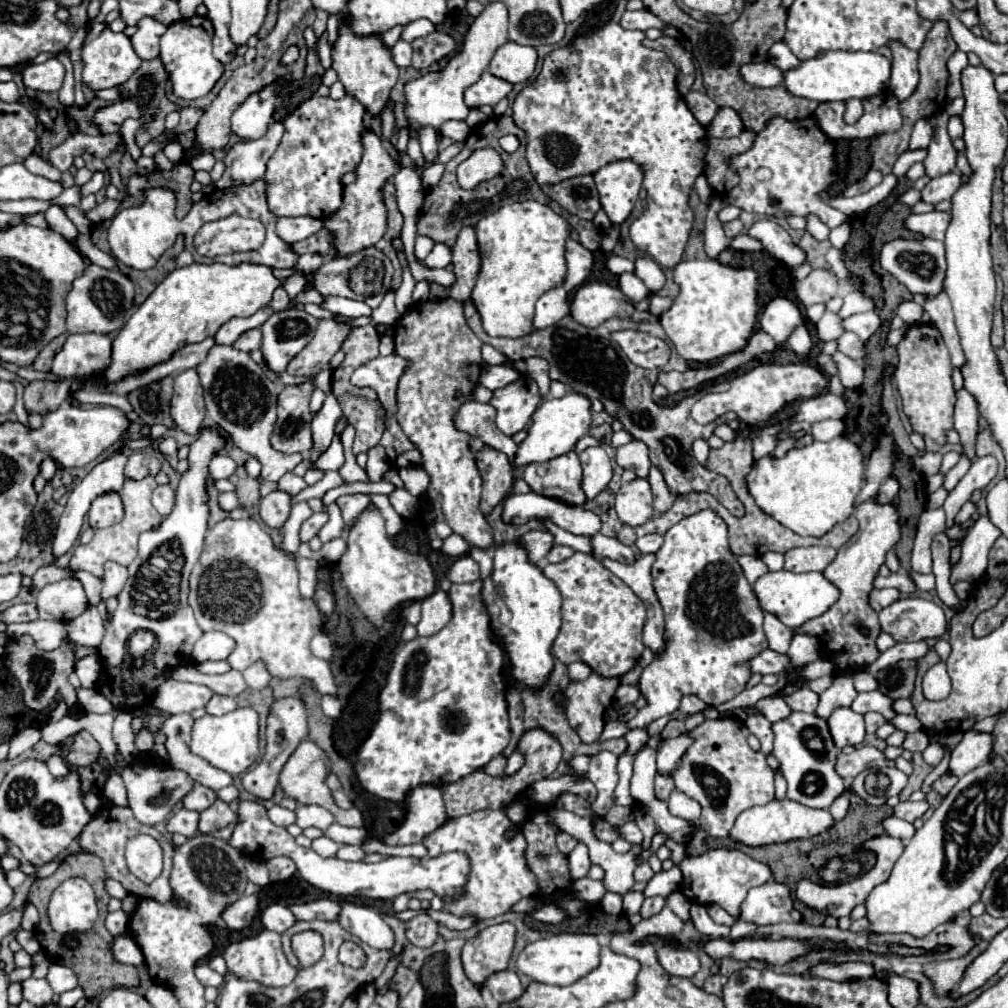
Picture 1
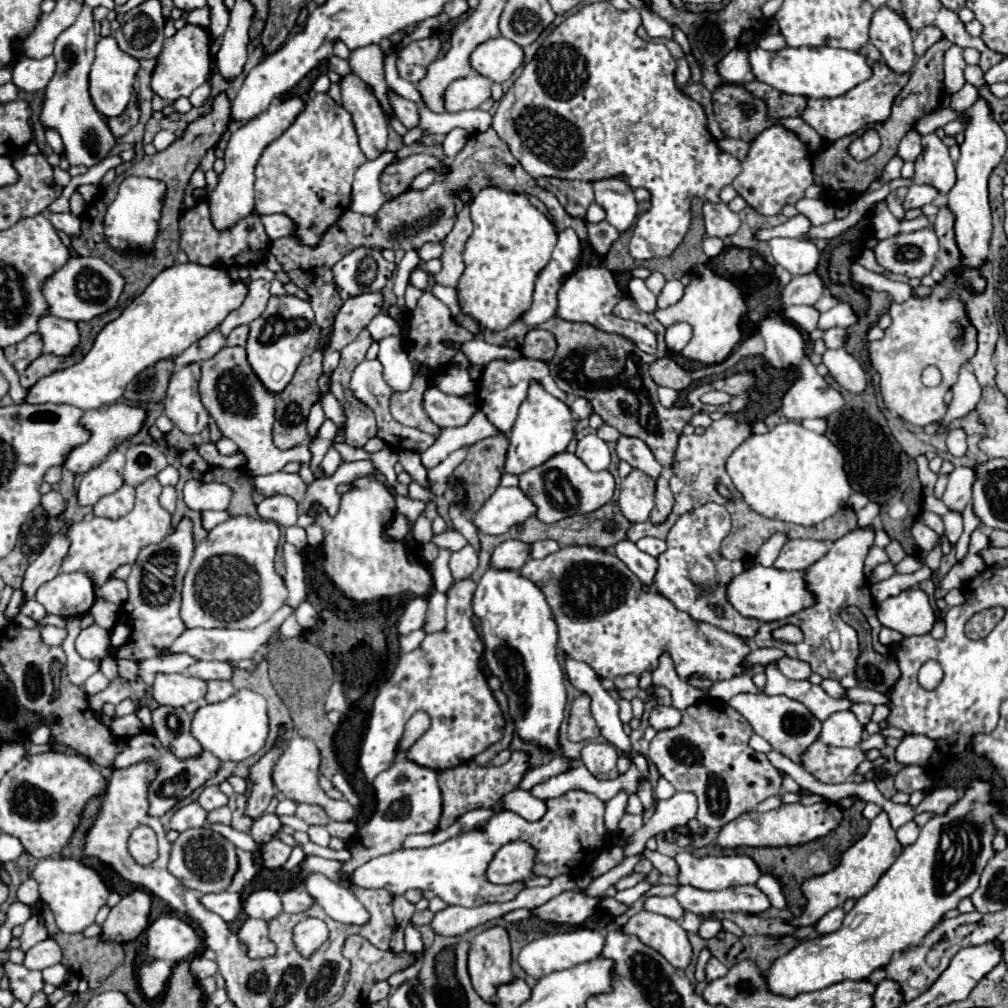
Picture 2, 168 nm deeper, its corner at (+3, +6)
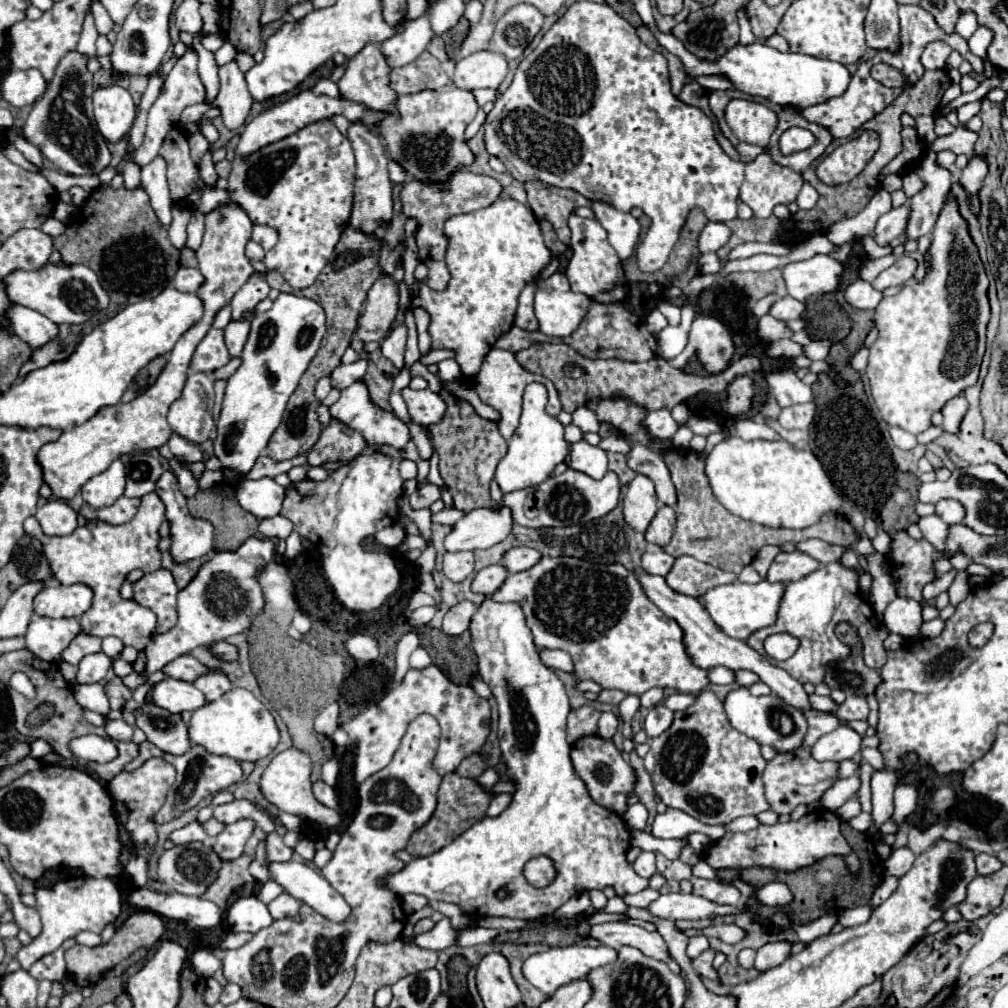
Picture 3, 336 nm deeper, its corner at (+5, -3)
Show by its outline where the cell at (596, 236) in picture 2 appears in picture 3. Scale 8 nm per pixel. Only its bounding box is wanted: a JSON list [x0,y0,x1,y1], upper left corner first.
[566,216,628,302]

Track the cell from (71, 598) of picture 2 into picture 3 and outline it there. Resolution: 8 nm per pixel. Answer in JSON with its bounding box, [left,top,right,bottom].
[34,584,92,618]

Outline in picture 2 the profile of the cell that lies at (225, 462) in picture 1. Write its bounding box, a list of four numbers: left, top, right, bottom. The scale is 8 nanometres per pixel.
[216,437,240,455]

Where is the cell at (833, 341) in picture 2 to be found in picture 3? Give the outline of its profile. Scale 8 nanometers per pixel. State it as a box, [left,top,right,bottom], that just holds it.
[806,340,832,360]

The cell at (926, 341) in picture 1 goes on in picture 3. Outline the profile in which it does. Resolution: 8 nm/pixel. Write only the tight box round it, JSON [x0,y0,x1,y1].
[866,200,990,434]

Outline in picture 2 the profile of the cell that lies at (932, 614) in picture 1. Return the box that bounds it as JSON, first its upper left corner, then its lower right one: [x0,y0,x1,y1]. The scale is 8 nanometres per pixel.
[878,589,936,637]

